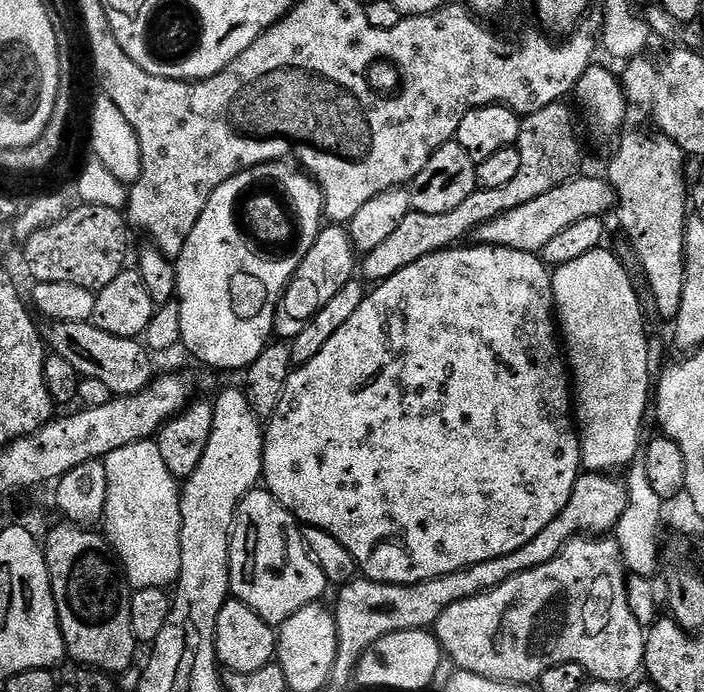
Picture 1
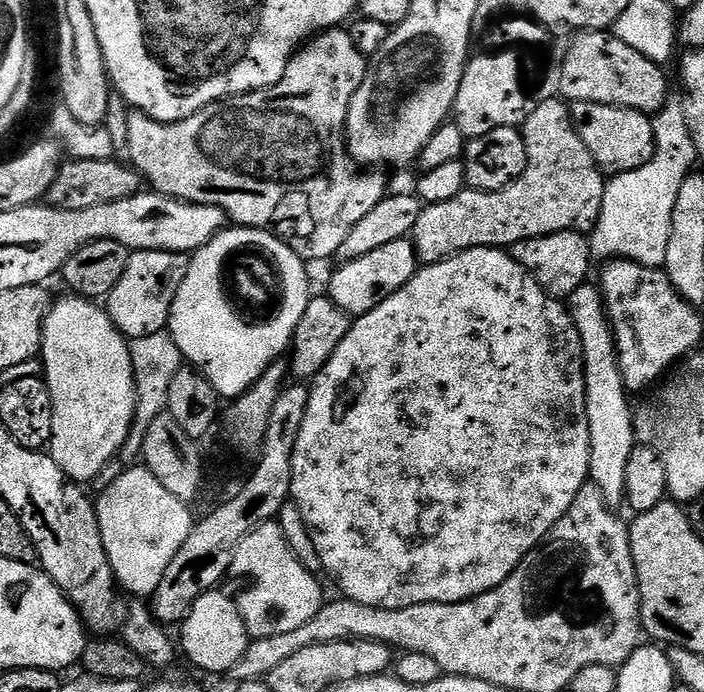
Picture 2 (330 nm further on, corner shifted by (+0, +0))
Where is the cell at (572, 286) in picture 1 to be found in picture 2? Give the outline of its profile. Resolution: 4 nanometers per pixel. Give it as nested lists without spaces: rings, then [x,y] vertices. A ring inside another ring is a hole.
[[[586,282],[574,290],[574,294],[566,301],[568,313],[572,315],[574,326],[580,335],[582,350],[584,351],[584,377],[586,378],[586,410],[588,411],[588,425],[590,426],[590,470],[588,475],[591,483],[602,490],[602,498],[613,506],[625,503],[626,490],[626,462],[630,462],[630,454],[636,447],[636,422],[634,419],[634,404],[631,404],[628,387],[620,373],[620,363],[616,357],[616,339],[612,333],[612,324],[608,321],[608,311],[604,308],[604,293],[595,283]]]

